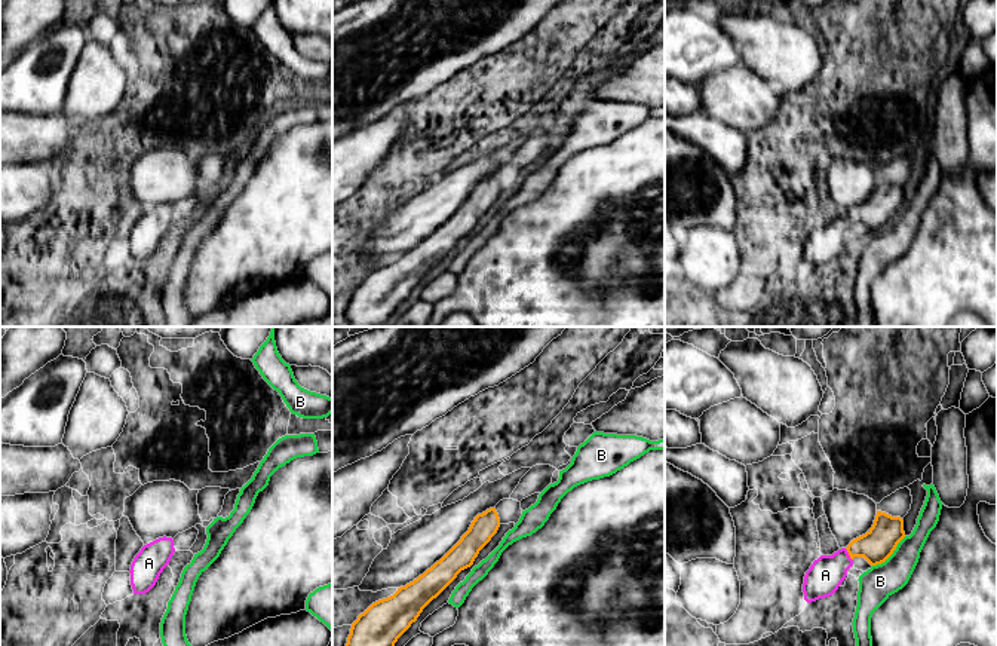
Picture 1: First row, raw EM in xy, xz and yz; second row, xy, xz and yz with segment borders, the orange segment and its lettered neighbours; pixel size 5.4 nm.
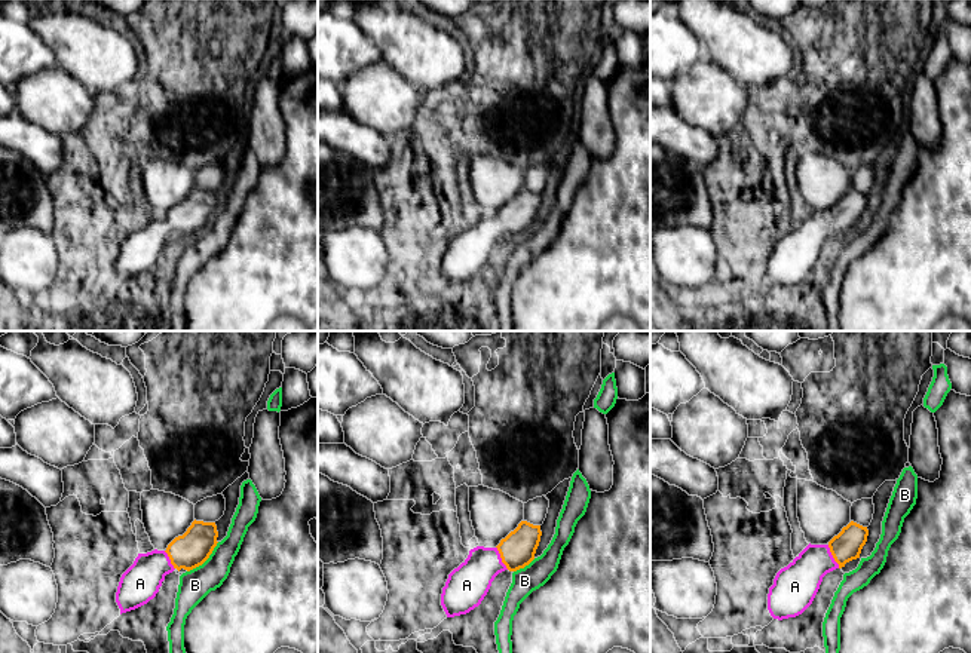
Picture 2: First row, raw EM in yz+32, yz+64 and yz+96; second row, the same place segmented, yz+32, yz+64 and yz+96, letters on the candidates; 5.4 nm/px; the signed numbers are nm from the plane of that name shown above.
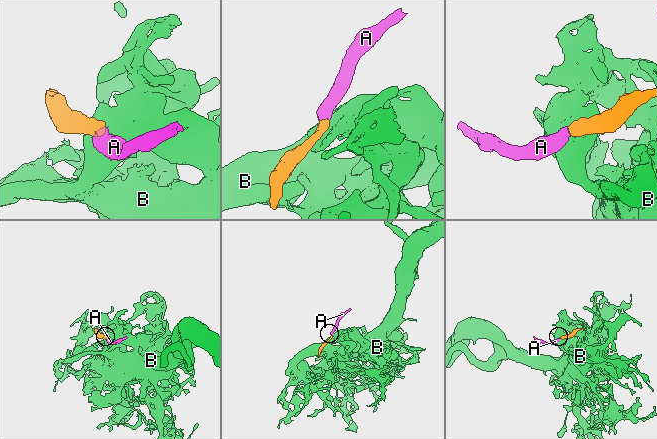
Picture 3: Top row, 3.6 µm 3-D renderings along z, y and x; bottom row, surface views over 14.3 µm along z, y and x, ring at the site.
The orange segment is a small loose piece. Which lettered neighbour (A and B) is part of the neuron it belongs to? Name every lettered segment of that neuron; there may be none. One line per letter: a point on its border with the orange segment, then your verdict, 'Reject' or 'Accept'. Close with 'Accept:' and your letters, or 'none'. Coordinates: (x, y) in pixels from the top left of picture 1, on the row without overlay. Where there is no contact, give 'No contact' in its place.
A: Touches orange at yz (849, 222). Accept
B: Touches orange at yz (890, 222). Reject
Accept: A

